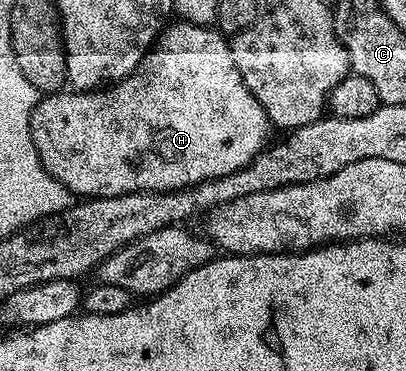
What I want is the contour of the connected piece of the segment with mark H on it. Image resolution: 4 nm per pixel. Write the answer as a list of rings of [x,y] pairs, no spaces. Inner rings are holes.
[[[178,20],[177,25],[170,24],[157,38],[152,49],[146,53],[141,65],[130,77],[108,87],[92,91],[58,91],[42,96],[33,109],[33,142],[37,148],[43,167],[59,183],[69,188],[69,192],[81,199],[94,197],[118,197],[128,193],[170,193],[173,189],[190,189],[200,181],[214,181],[223,175],[231,175],[235,171],[245,169],[266,148],[270,140],[271,124],[267,111],[251,95],[239,67],[235,67],[233,56],[229,50],[229,42],[224,33],[207,25],[192,25],[190,21]]]

